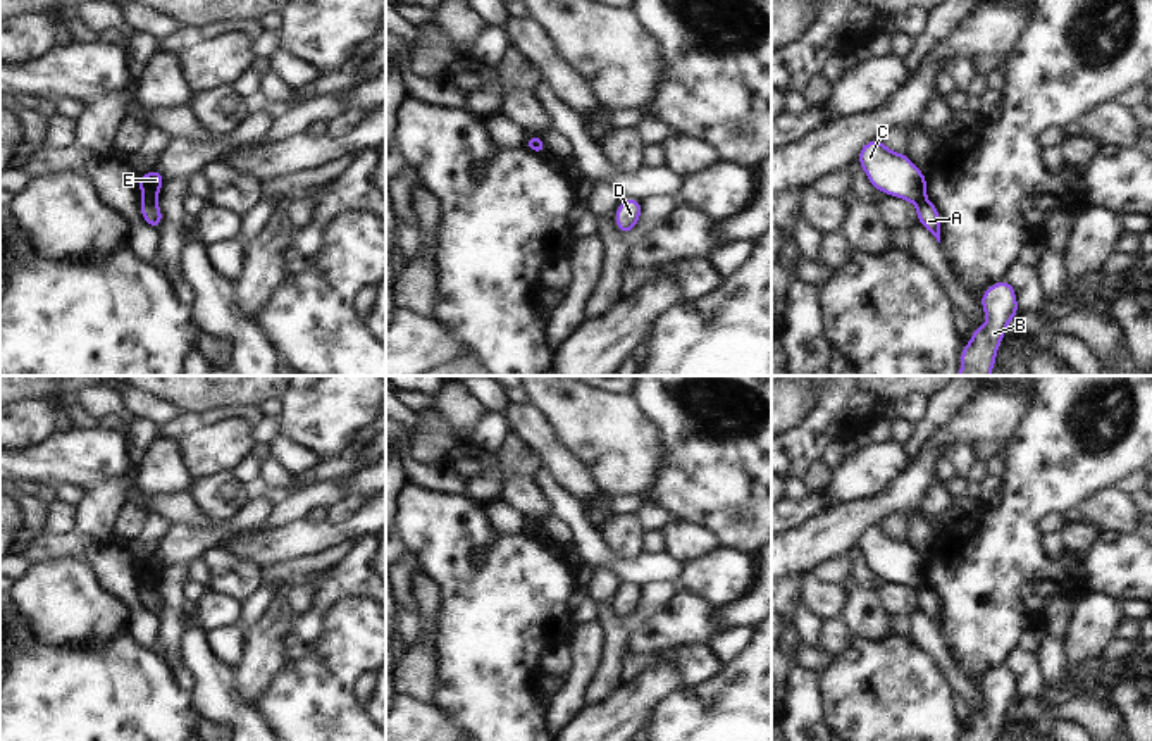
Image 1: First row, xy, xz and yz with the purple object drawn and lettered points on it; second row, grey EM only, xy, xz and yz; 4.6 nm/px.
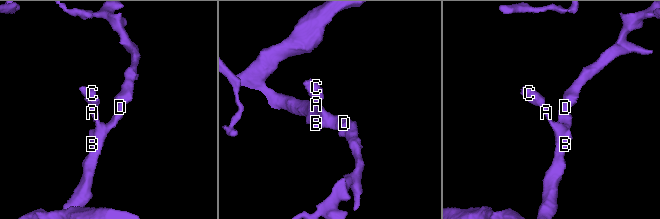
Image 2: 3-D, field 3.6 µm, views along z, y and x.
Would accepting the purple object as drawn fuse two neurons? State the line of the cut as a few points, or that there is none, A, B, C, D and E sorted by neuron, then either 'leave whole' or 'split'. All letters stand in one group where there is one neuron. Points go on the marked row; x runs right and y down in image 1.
xy (143, 199), (155, 202) | A B D / C E | split

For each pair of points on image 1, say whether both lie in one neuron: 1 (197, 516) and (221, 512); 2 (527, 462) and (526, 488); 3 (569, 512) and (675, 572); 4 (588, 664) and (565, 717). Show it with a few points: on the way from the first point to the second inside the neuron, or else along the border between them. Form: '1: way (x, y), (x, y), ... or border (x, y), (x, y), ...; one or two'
1: border (190, 491), (202, 510), (216, 523); two
2: border (534, 476), (524, 471), (512, 471), (500, 497); two
3: way (589, 540), (610, 560), (625, 569), (648, 569); one
4: way (581, 678), (570, 703); one

